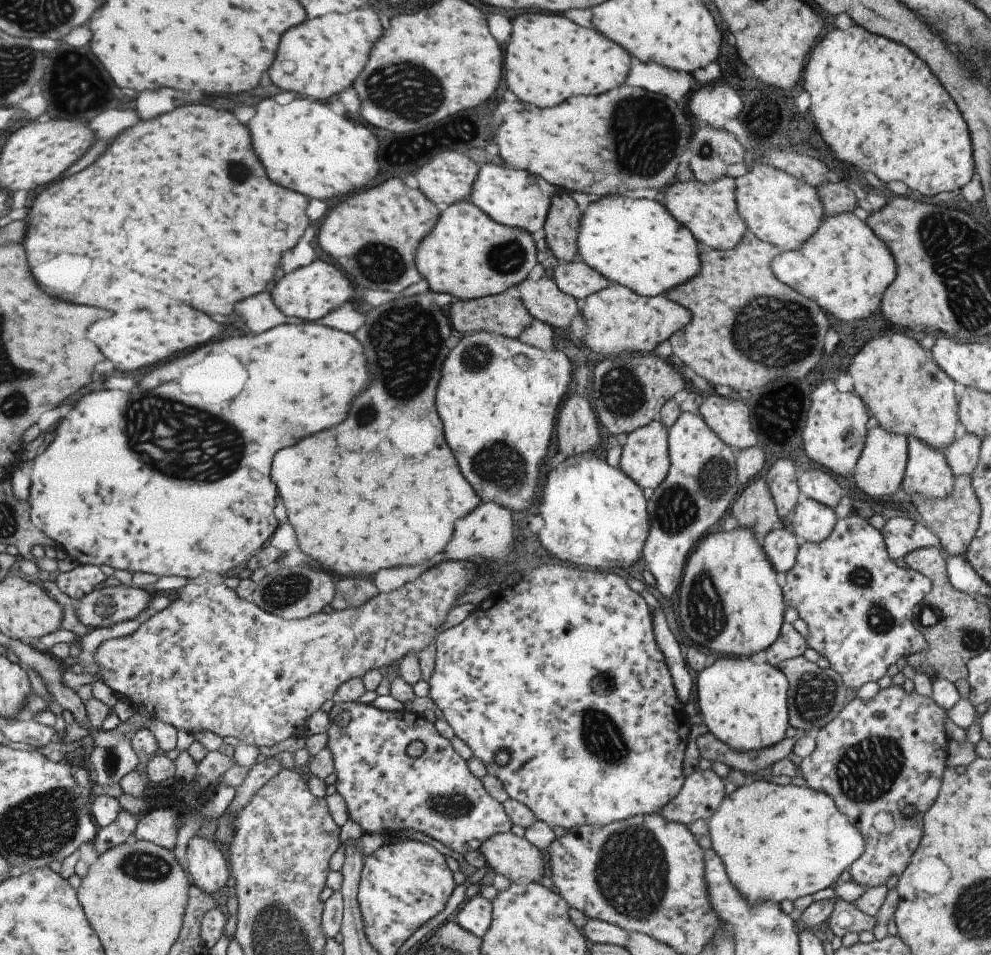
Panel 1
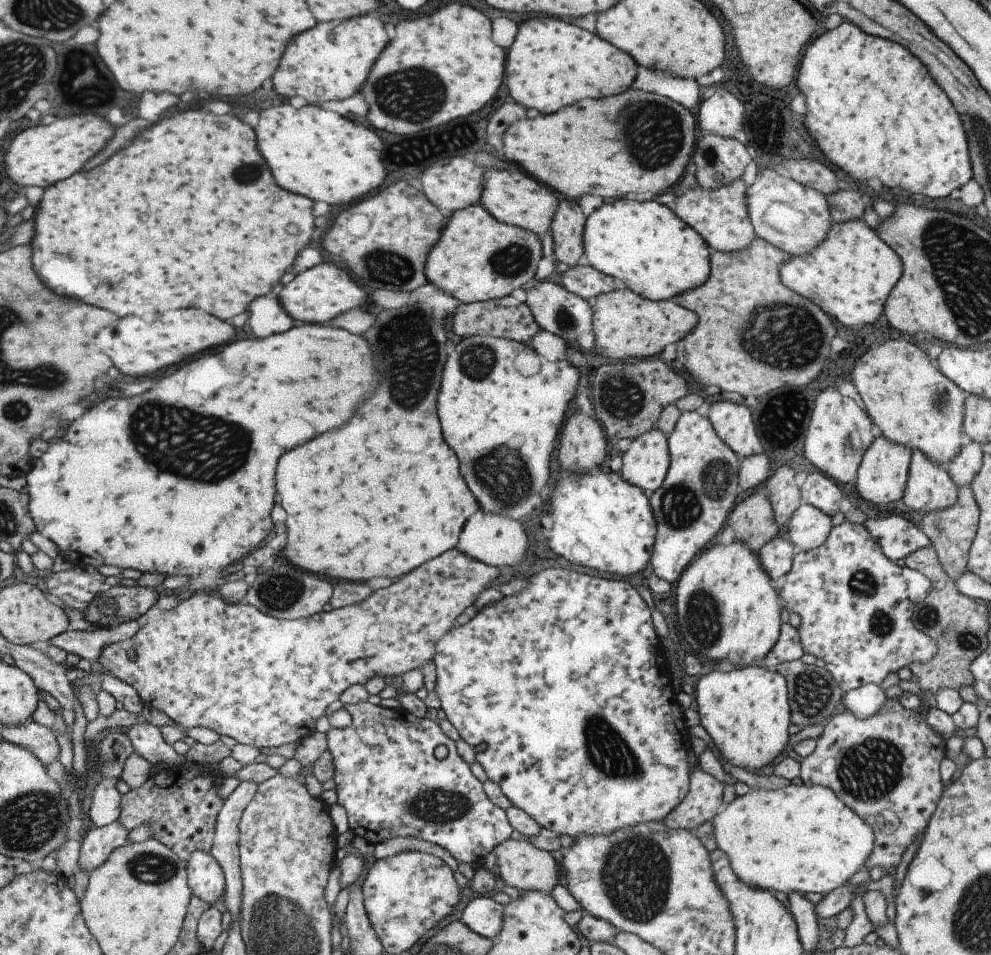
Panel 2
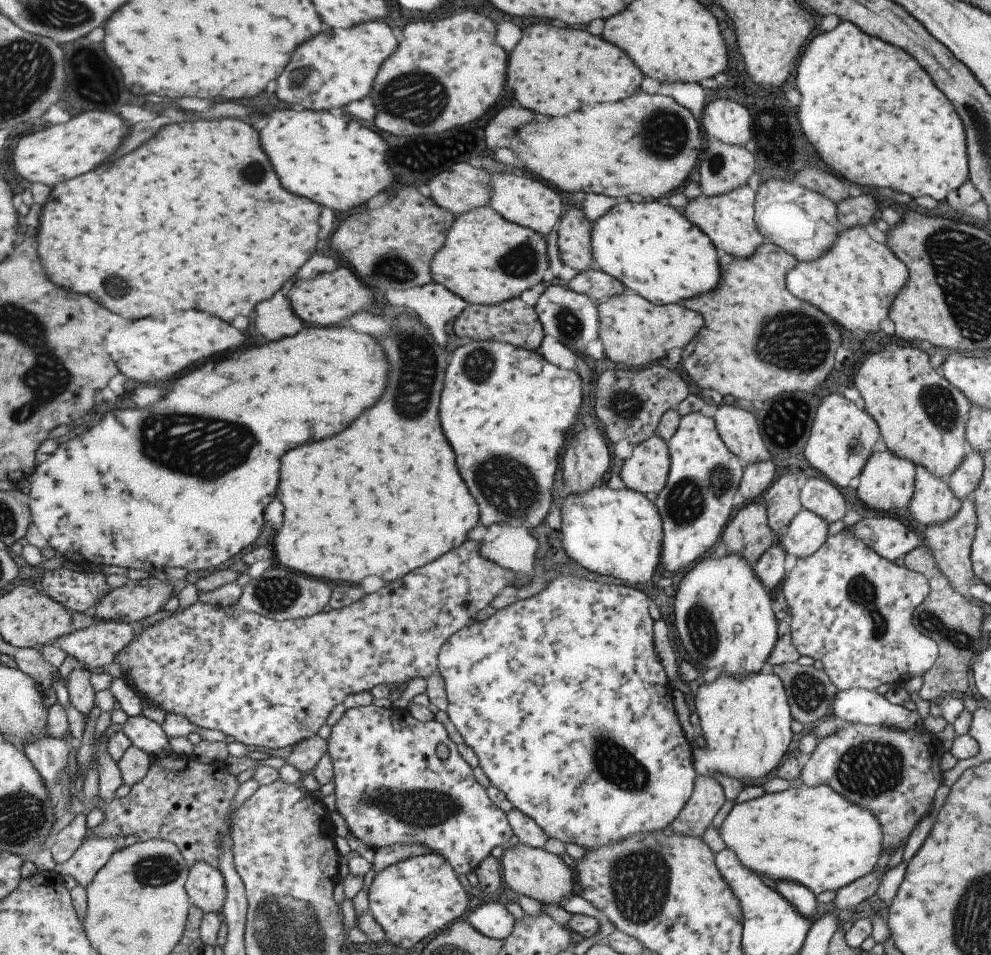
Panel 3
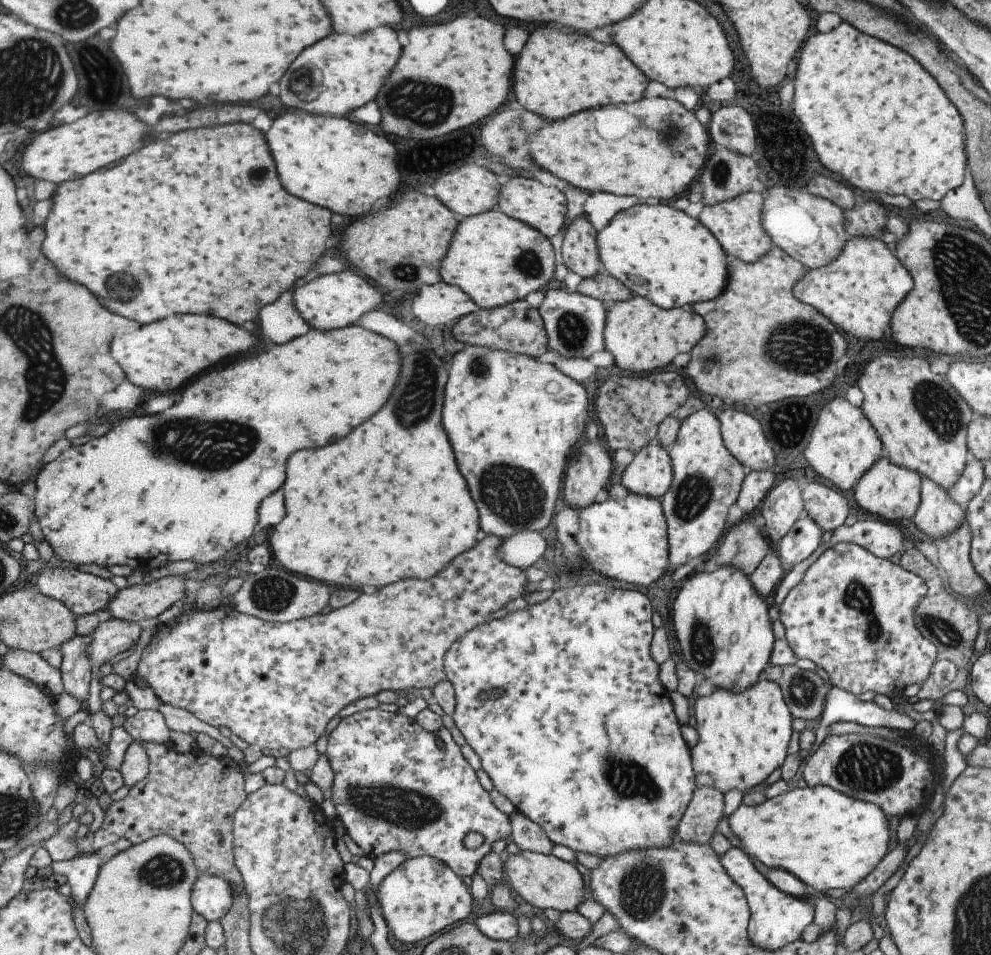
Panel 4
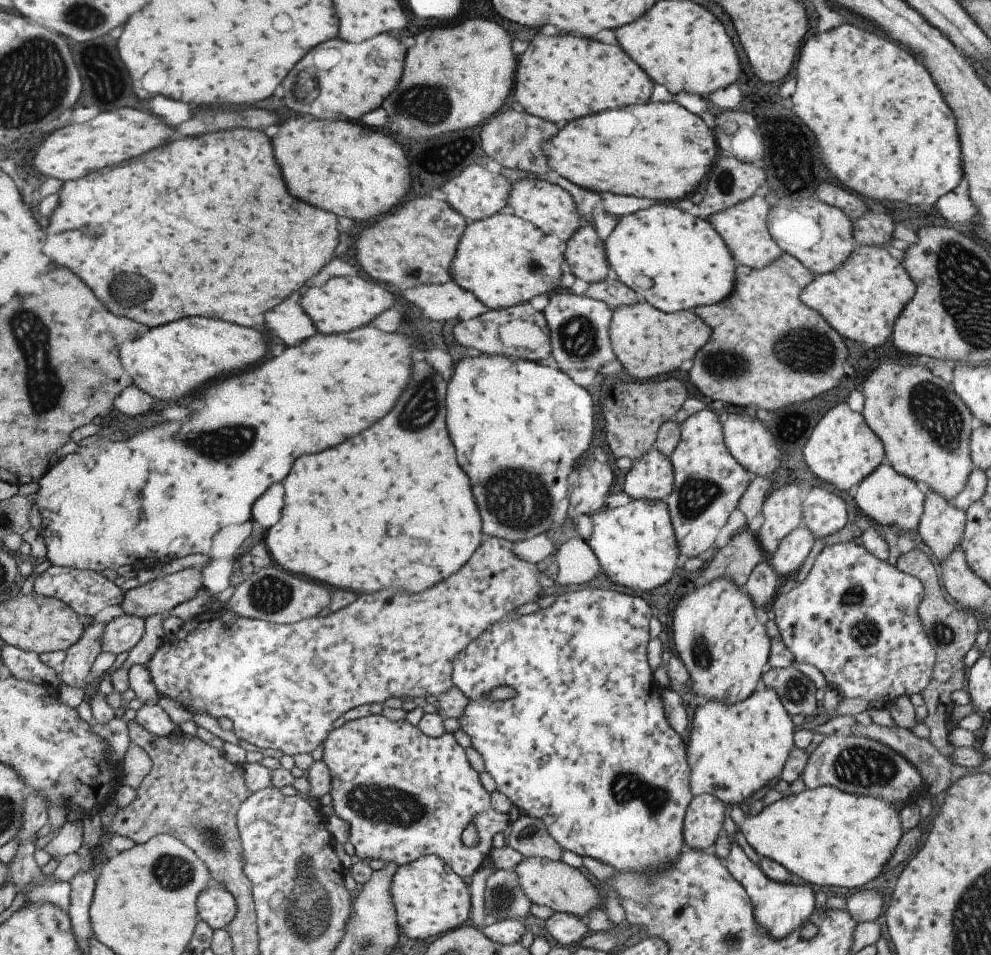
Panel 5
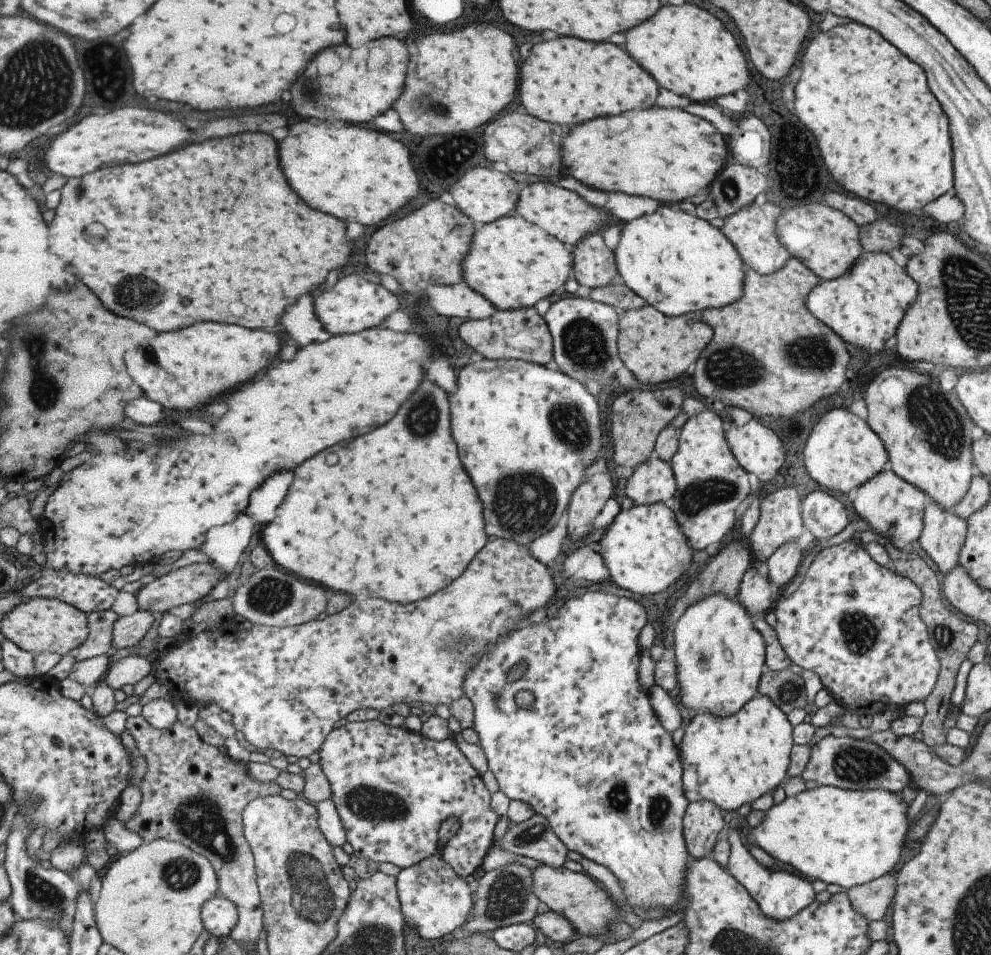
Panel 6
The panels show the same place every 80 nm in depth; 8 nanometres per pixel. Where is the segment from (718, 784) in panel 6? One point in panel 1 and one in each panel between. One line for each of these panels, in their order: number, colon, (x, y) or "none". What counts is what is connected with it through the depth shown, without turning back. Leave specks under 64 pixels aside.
1: (743, 705)
2: (745, 712)
3: (744, 721)
4: (742, 737)
5: (732, 751)

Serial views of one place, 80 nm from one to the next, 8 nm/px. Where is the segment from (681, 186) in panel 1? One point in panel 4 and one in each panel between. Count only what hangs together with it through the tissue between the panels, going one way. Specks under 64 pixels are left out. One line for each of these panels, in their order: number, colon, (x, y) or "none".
2: (719, 216)
3: (727, 220)
4: (736, 224)

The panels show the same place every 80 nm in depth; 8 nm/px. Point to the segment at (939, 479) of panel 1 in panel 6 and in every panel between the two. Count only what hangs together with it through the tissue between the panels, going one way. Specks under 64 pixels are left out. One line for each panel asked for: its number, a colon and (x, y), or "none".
2: (928, 488)
3: (932, 503)
4: (937, 516)
5: (940, 527)
6: (942, 534)

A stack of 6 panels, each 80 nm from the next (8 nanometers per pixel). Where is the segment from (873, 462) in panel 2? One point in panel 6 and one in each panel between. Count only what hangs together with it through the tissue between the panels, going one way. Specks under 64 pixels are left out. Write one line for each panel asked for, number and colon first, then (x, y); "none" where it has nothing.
3: (886, 482)
4: (888, 492)
5: (888, 498)
6: (893, 508)

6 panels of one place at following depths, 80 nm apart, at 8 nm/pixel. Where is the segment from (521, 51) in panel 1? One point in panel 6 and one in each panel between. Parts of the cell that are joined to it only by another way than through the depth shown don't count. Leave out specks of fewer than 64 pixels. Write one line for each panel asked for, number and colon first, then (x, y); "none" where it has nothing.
2: (551, 64)
3: (552, 71)
4: (554, 75)
5: (565, 77)
6: (566, 81)

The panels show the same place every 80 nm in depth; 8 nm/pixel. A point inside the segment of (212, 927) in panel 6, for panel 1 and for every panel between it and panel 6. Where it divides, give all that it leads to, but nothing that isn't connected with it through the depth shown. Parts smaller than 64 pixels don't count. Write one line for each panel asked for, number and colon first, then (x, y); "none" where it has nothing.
1: (206, 863)
2: (205, 878)
3: (205, 886)
4: (211, 897)
5: (216, 907)

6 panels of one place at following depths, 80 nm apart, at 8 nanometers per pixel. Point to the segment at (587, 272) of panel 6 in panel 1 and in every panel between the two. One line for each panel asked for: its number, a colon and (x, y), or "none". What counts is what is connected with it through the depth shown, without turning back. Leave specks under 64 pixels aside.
1: (560, 228)
2: (567, 223)
3: (573, 229)
4: (579, 253)
5: (584, 252)

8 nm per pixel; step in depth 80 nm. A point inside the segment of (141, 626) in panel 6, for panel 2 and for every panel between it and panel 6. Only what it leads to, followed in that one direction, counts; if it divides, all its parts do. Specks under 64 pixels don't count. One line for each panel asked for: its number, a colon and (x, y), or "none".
2: (89, 644)
3: (99, 645)
4: (113, 638)
5: (122, 633)

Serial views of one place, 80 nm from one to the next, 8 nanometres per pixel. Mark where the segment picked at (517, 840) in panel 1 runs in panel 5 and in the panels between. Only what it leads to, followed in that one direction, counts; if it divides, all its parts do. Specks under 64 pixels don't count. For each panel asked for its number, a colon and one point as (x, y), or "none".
2: (520, 864)
3: (534, 873)
4: (544, 881)
5: (563, 888)

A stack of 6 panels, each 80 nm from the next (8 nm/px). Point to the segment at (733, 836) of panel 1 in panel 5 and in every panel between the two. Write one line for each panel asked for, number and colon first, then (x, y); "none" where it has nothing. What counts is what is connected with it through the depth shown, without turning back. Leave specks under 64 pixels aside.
2: (802, 839)
3: (813, 836)
4: (826, 839)
5: (823, 837)

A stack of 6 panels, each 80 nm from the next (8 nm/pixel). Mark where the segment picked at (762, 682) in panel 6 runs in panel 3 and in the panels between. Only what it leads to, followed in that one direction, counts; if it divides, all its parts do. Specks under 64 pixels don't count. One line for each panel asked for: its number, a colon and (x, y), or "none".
3: (809, 692)
4: (803, 691)
5: (796, 693)

